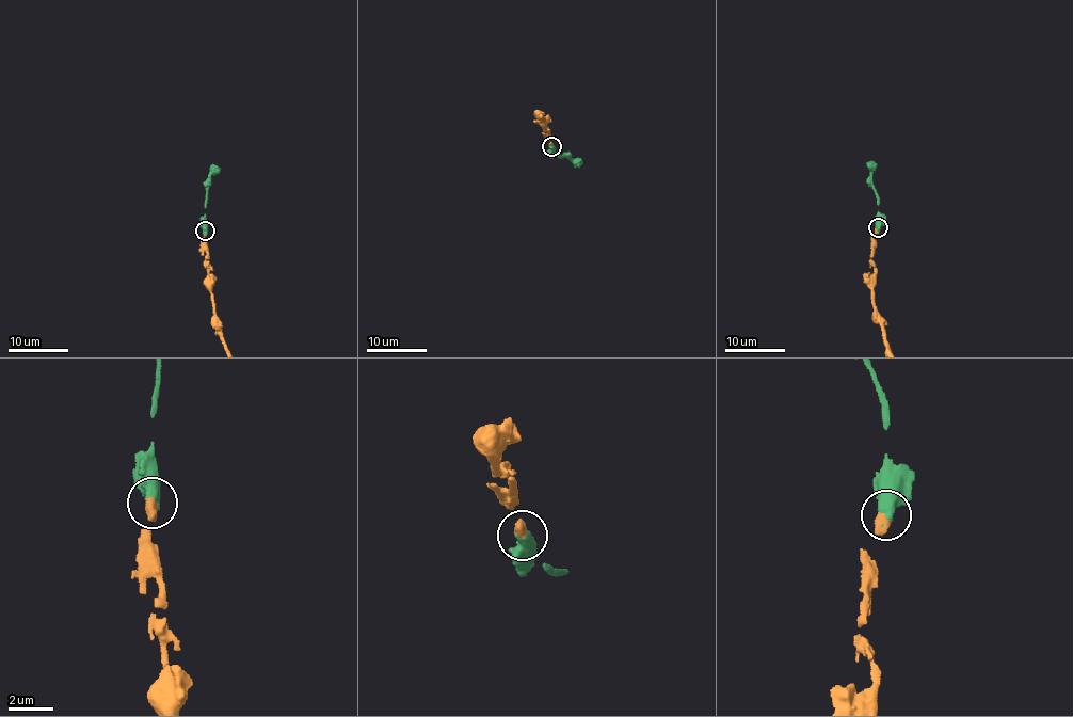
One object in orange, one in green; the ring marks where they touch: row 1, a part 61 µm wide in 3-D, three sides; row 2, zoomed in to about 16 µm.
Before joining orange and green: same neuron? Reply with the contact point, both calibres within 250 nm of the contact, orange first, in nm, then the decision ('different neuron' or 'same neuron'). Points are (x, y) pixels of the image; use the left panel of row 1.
place (205, 230); calibres 480 and 600 nm; same neuron

